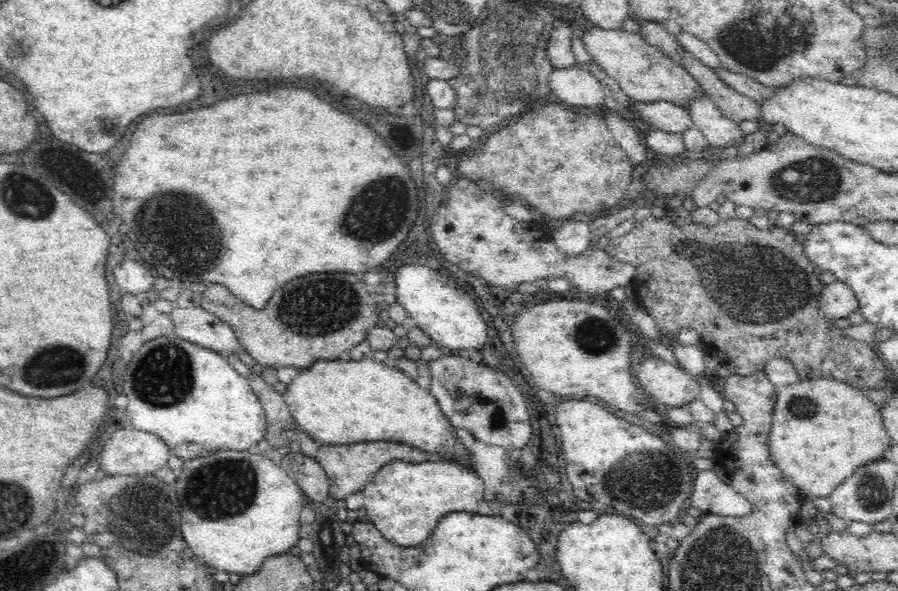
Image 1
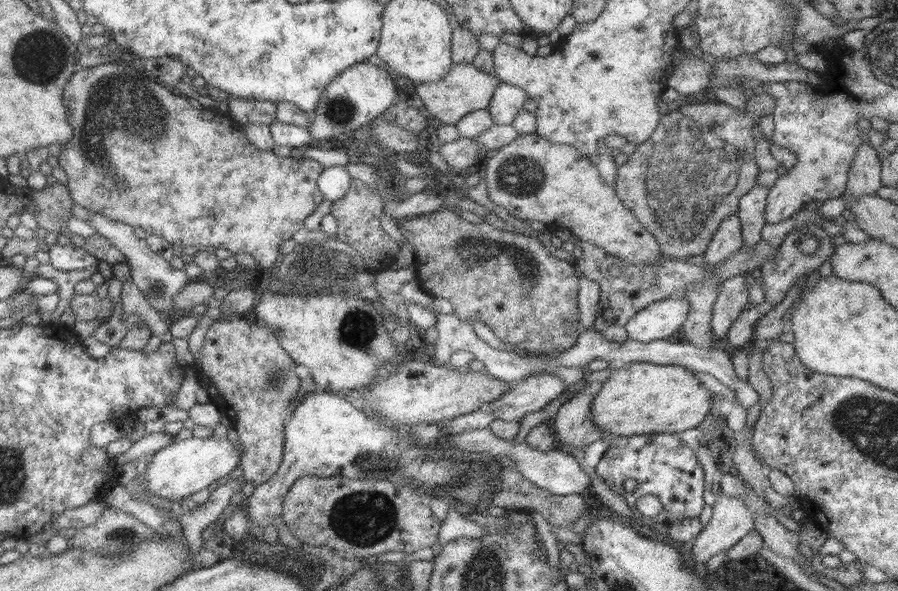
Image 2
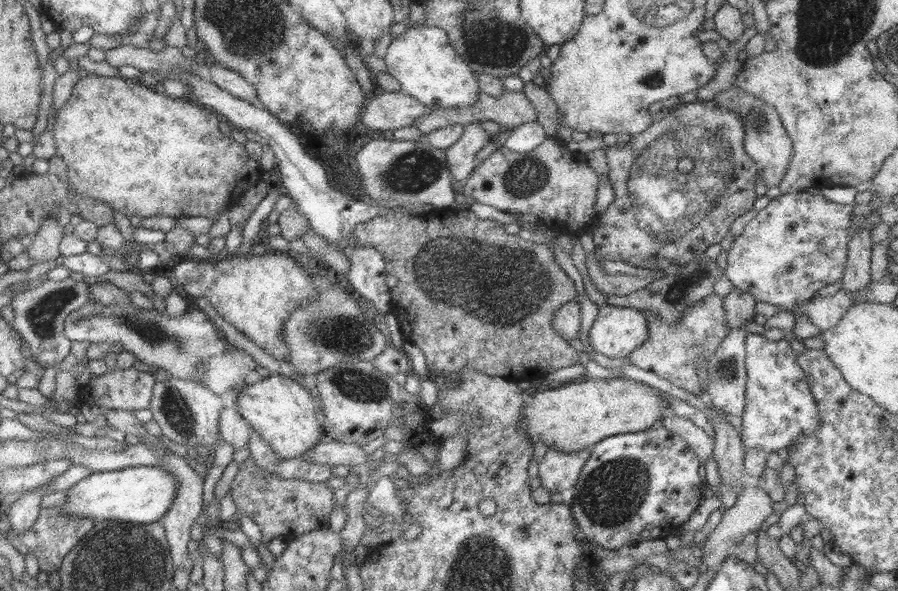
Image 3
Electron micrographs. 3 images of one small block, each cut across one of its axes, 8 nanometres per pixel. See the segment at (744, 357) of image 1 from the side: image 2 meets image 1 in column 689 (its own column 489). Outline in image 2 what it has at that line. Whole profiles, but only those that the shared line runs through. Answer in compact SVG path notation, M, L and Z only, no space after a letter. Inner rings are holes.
M440 208L438 211L434 211L420 217L411 217L407 219L404 225L401 220L397 221L402 234L405 236L406 240L412 242L414 249L416 249L416 263L413 266L415 272L417 272L417 278L420 287L423 290L435 297L440 297L447 299L452 303L453 313L460 317L462 321L468 321L473 324L475 320L484 322L488 325L498 339L506 343L506 345L512 345L517 348L520 353L532 354L532 355L550 355L551 357L556 357L562 353L562 351L568 350L572 347L579 338L581 334L581 322L580 320L580 309L576 302L577 293L579 290L579 278L578 272L575 268L574 261L567 261L566 259L558 259L550 253L546 247L546 242L537 237L530 237L523 235L522 233L516 233L514 231L504 231L498 228L494 228L492 225L487 223L474 224L462 219L460 215L454 214L453 211L447 210L445 208ZM570 320L576 320L576 324L579 328L576 330L571 330L569 332L568 322Z

